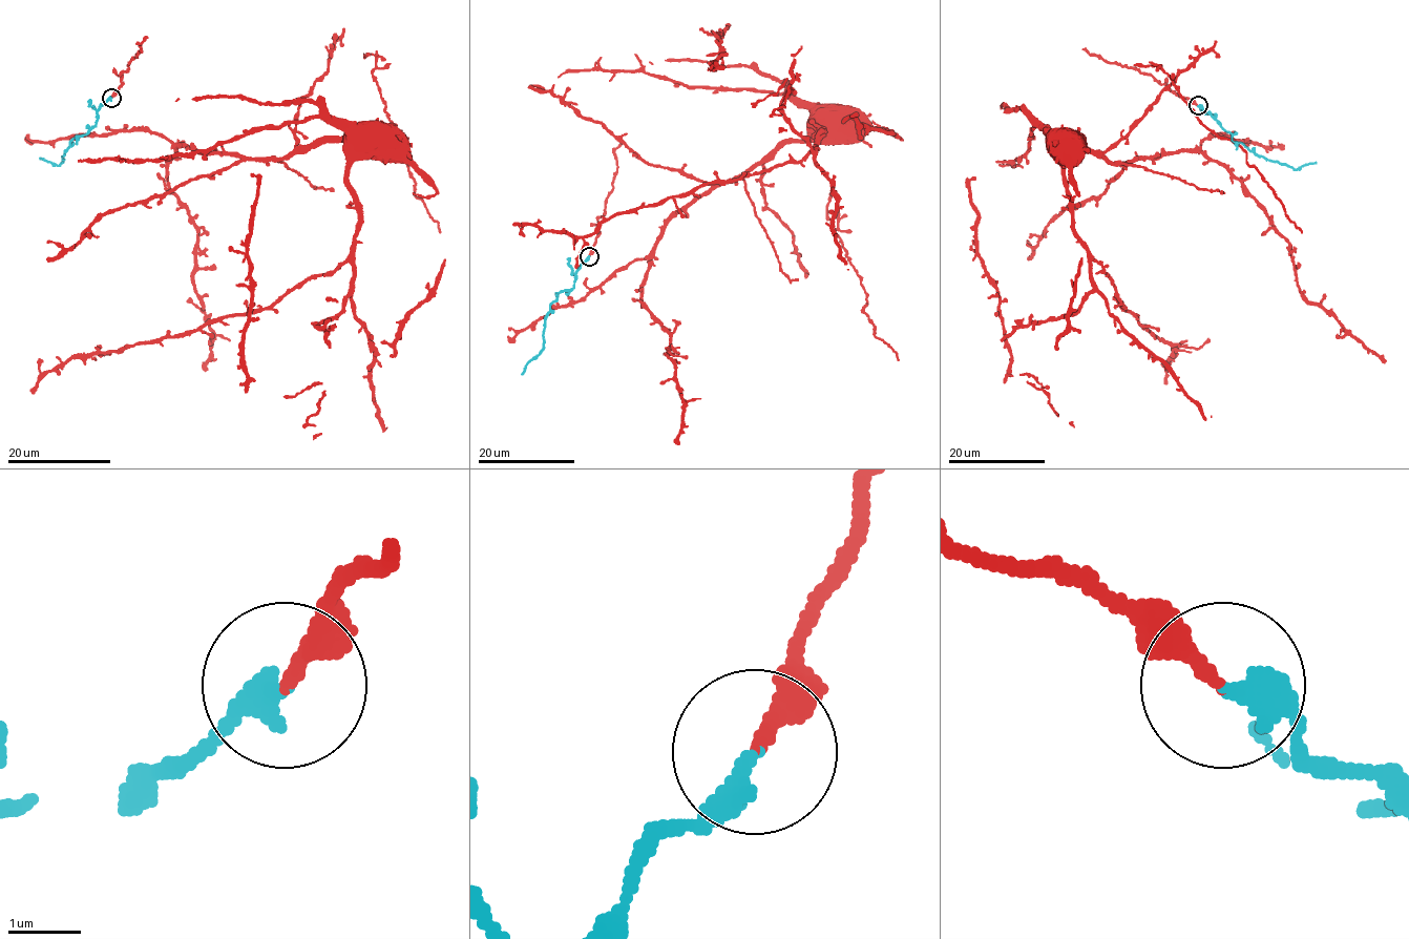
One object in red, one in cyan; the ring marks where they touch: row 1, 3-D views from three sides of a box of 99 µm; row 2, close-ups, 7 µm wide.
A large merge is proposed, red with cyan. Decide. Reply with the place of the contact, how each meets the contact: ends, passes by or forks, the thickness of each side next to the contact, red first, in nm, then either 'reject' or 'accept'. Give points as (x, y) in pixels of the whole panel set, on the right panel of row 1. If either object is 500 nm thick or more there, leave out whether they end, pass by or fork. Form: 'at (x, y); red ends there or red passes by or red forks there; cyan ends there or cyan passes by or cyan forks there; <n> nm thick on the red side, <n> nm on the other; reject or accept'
at (1198, 105); red ends there; cyan ends there; 240 nm thick on the red side, 340 nm on the other; accept

